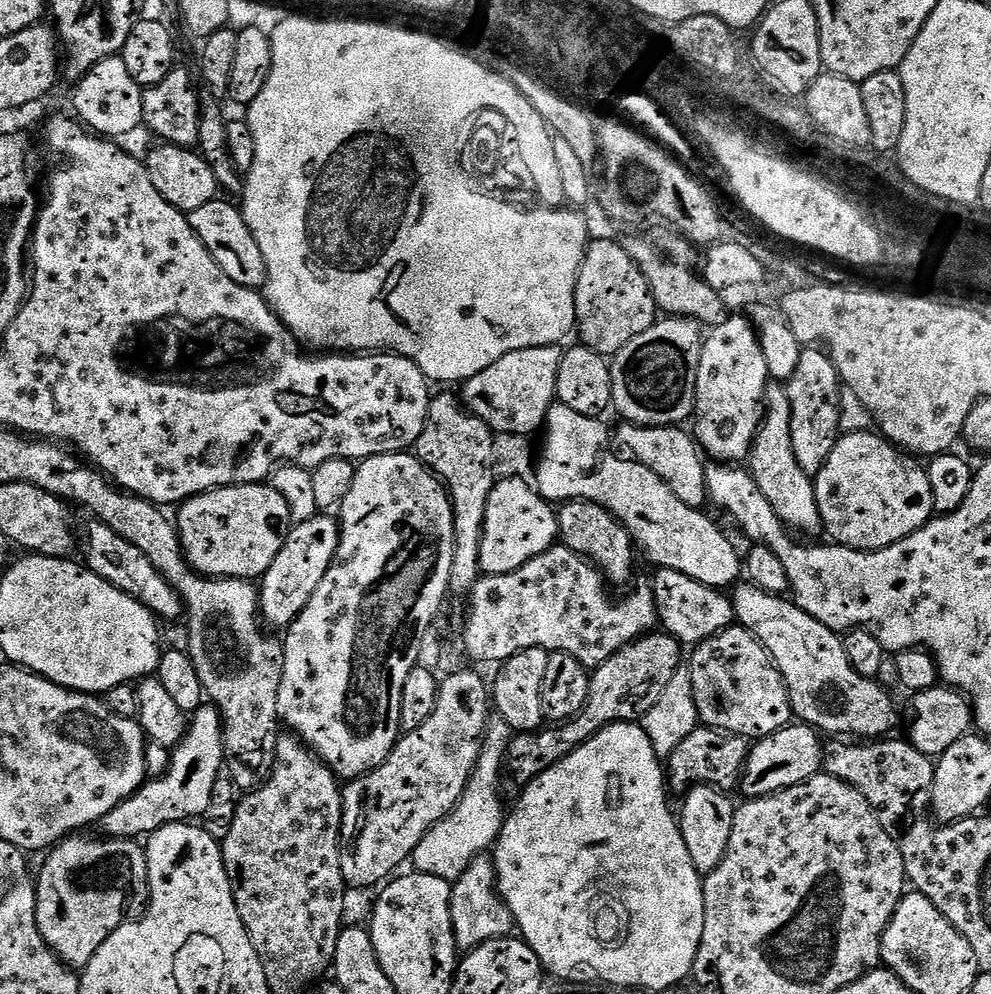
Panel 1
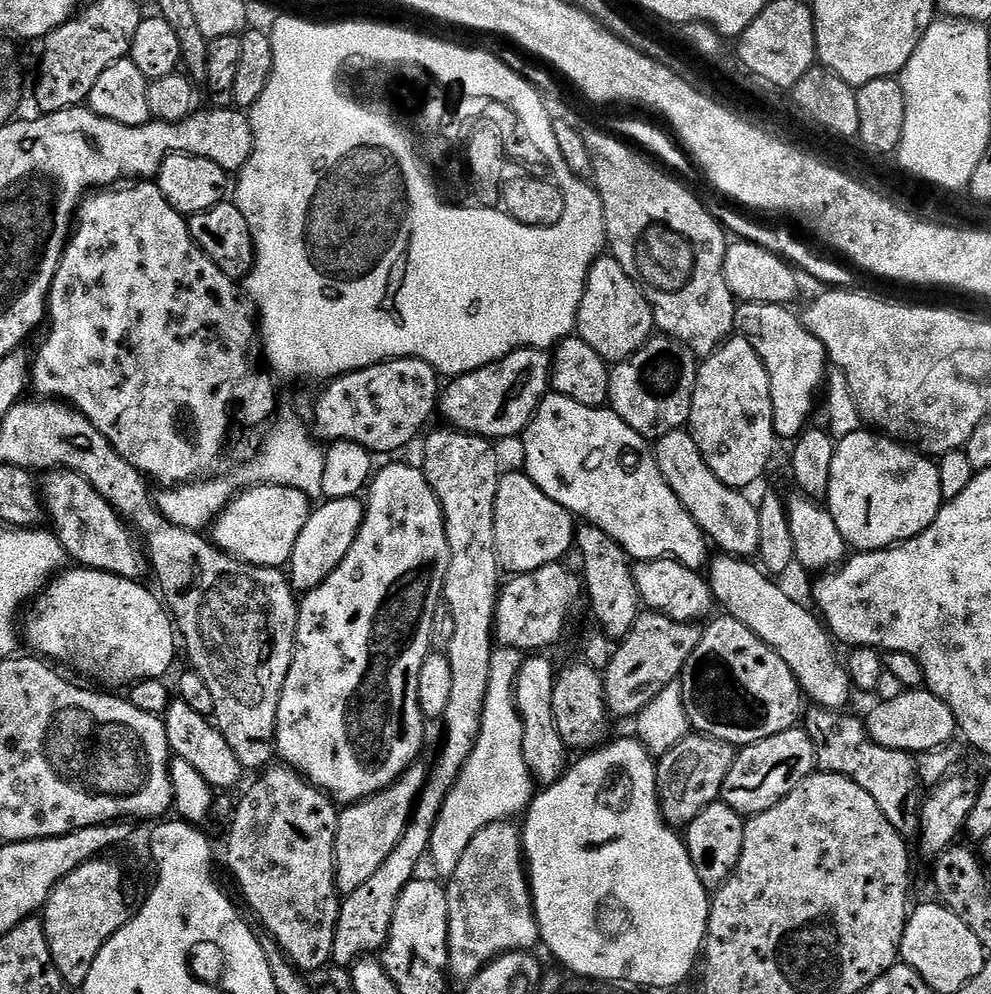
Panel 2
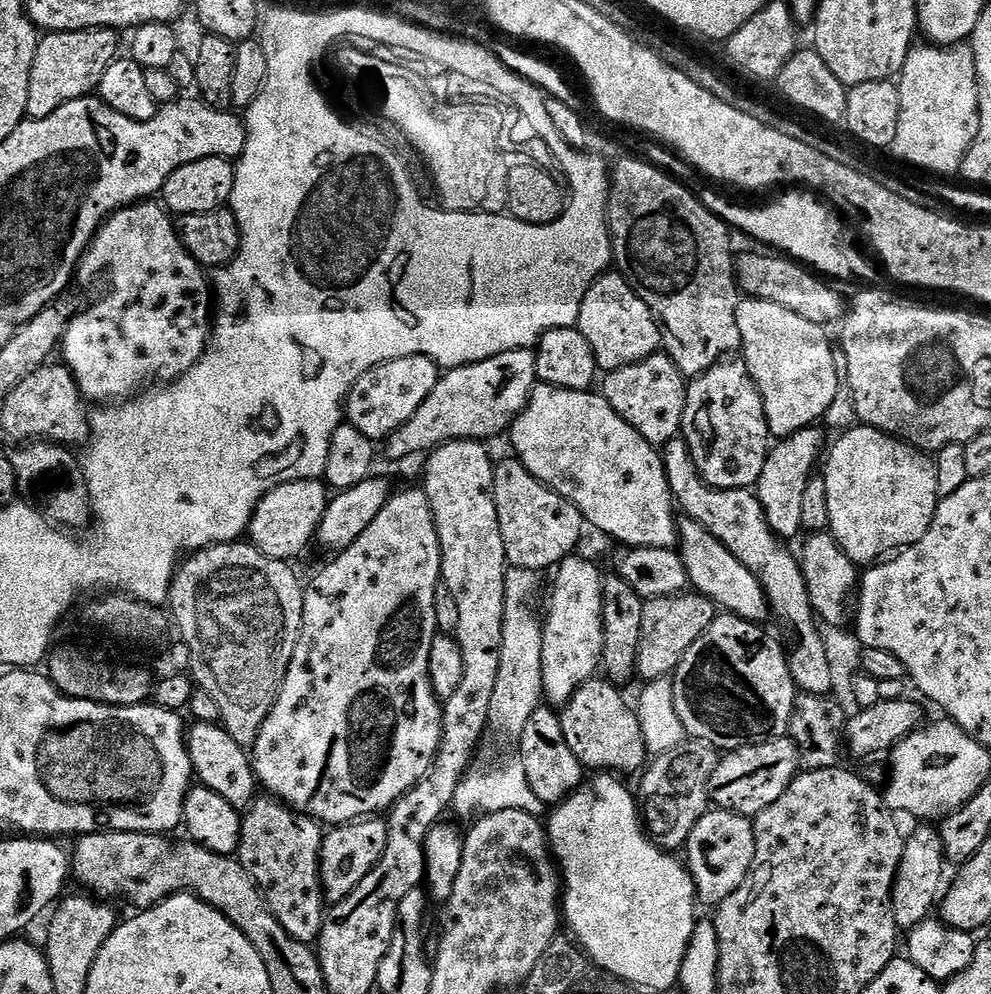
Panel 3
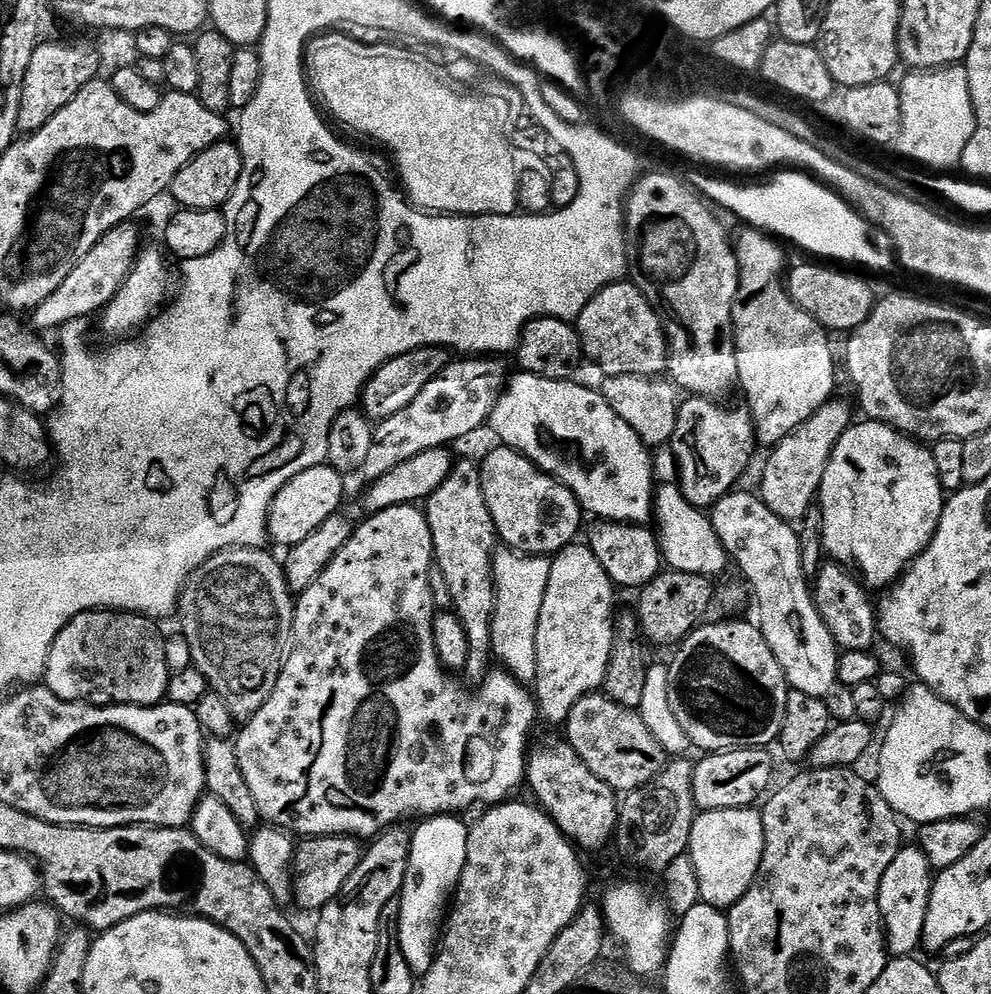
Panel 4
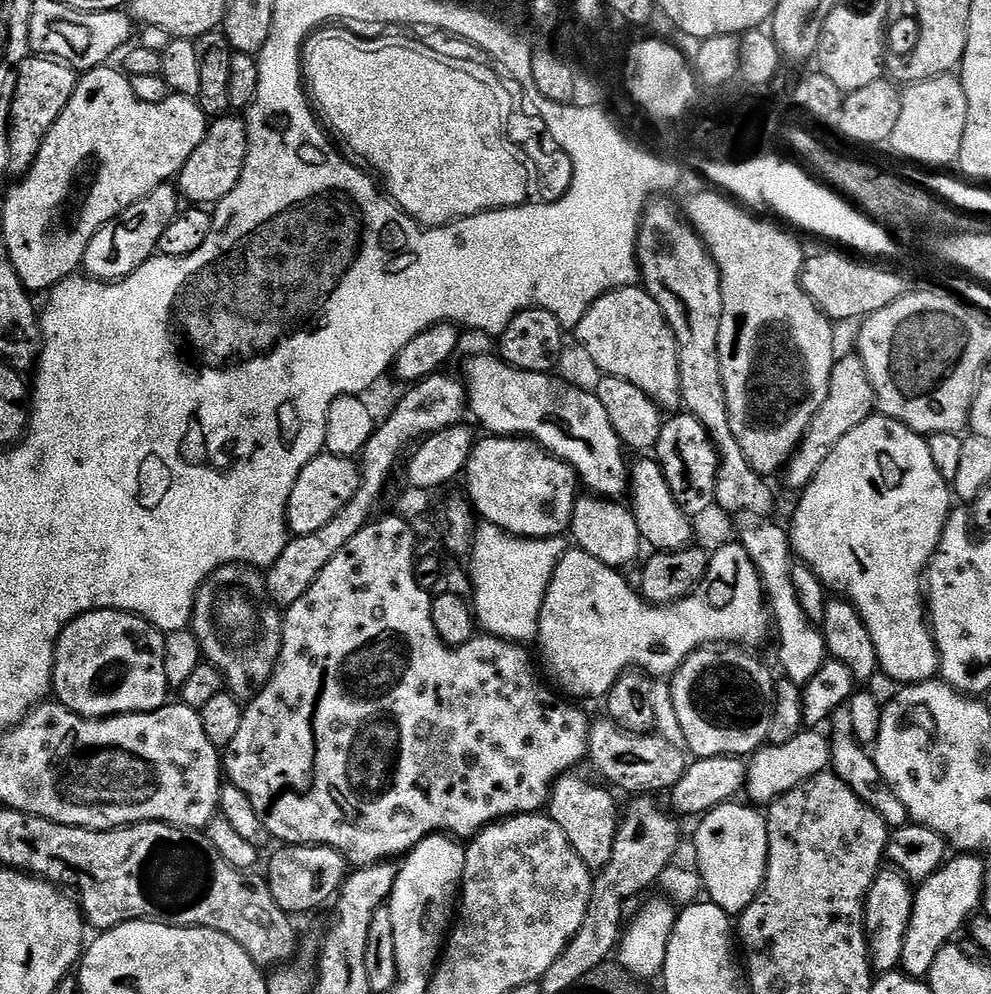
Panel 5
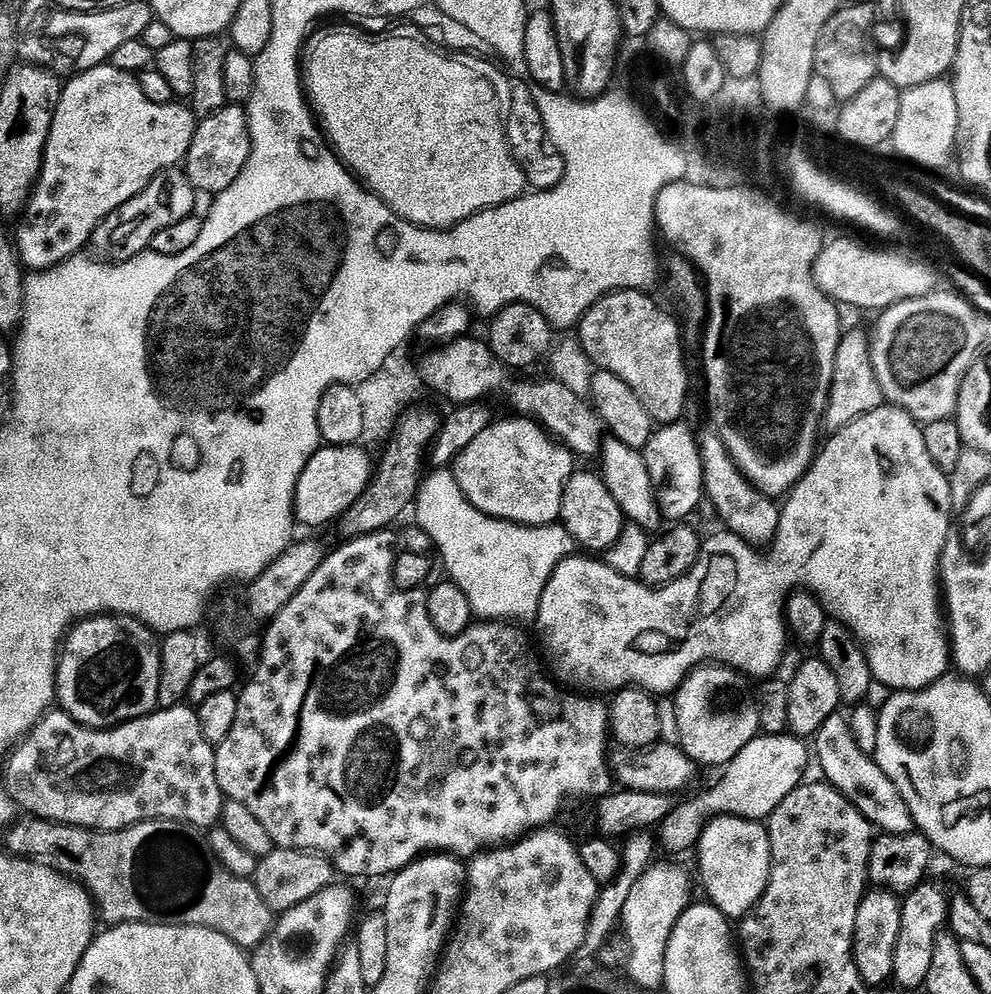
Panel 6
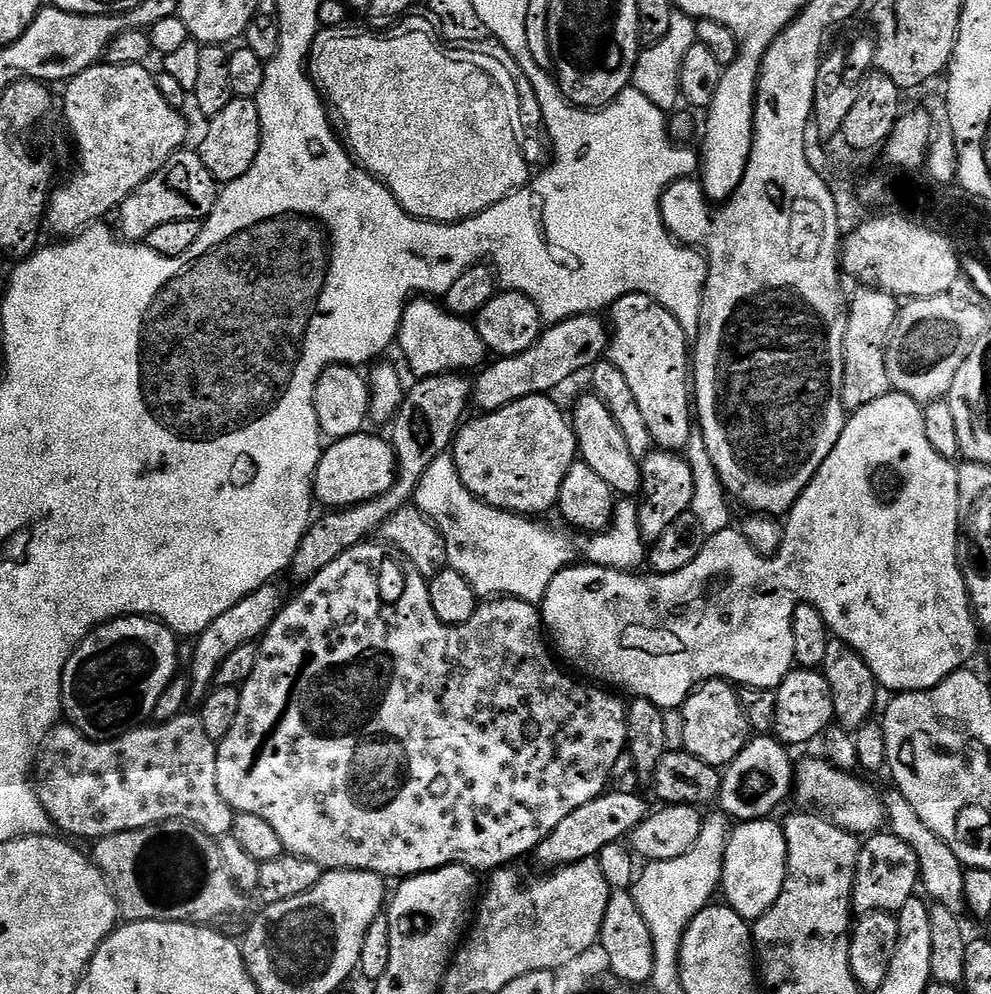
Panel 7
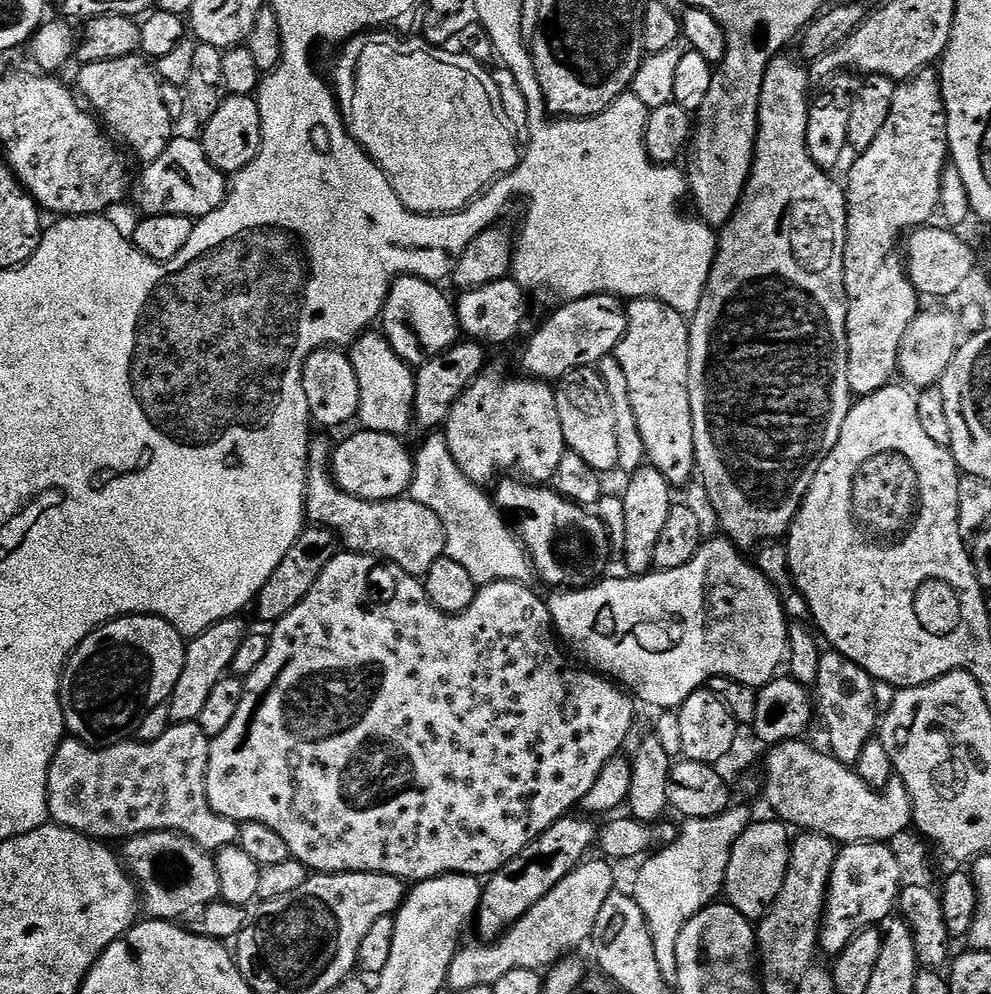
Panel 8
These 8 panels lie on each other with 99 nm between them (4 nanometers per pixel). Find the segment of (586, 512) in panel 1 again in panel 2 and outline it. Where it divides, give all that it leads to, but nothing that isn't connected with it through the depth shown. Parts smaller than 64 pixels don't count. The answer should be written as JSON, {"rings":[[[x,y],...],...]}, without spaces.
{"rings":[[[587,522],[577,527],[574,548],[577,553],[580,551],[580,564],[584,567],[582,584],[586,589],[586,604],[588,600],[588,608],[592,611],[593,618],[600,623],[599,631],[607,636],[609,641],[623,640],[626,634],[630,634],[634,622],[640,617],[642,611],[642,601],[638,594],[638,586],[634,582],[630,557],[622,550],[622,546],[618,546],[618,542],[614,542],[614,538],[610,538],[610,534],[606,534],[606,530],[598,530],[598,526]]]}

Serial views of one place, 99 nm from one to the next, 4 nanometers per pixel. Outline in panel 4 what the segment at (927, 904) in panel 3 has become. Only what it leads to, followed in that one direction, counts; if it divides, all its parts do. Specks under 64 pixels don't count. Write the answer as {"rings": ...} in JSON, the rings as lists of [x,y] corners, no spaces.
{"rings":[[[919,846],[901,847],[886,874],[882,874],[882,886],[878,886],[878,910],[884,923],[884,941],[888,944],[889,957],[912,956],[915,948],[923,945],[926,906],[930,906],[933,879],[934,870]]]}

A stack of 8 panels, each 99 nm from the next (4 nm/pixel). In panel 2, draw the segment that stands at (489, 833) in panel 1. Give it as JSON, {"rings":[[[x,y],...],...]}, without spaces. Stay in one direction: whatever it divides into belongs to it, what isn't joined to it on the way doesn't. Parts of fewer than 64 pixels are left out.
{"rings":[[[503,646],[497,647],[495,651],[492,653],[492,657],[490,658],[490,683],[486,686],[486,706],[482,710],[482,726],[480,727],[480,733],[478,734],[478,738],[476,739],[476,745],[474,746],[474,750],[470,754],[470,758],[466,762],[466,766],[462,770],[462,774],[456,779],[456,784],[454,787],[450,789],[448,792],[448,797],[446,798],[446,802],[442,806],[442,810],[438,814],[438,822],[434,826],[434,830],[432,831],[432,847],[430,849],[430,861],[432,860],[432,864],[436,867],[435,875],[440,878],[450,878],[454,874],[454,870],[458,866],[458,862],[462,858],[462,854],[466,850],[466,846],[470,846],[470,842],[474,842],[474,834],[478,834],[480,830],[485,828],[486,826],[490,826],[494,822],[498,822],[499,820],[507,820],[511,821],[512,816],[519,817],[521,813],[527,809],[528,805],[532,802],[532,797],[534,795],[534,781],[530,773],[528,773],[528,767],[526,766],[526,758],[522,754],[522,730],[524,727],[522,726],[522,718],[518,714],[518,710],[516,709],[516,679],[518,678],[518,670],[520,667],[524,665],[526,656],[525,653],[521,652],[519,648],[505,648]]]}

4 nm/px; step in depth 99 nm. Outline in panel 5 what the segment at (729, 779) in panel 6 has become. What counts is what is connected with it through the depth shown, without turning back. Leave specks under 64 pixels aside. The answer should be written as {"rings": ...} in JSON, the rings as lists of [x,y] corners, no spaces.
{"rings":[[[805,730],[800,732],[793,741],[786,742],[786,746],[768,744],[755,753],[748,764],[746,796],[749,798],[747,799],[757,800],[752,802],[767,806],[777,796],[785,796],[802,782],[829,771],[832,762],[832,741],[827,735],[824,737],[822,733],[823,731],[820,730]]]}

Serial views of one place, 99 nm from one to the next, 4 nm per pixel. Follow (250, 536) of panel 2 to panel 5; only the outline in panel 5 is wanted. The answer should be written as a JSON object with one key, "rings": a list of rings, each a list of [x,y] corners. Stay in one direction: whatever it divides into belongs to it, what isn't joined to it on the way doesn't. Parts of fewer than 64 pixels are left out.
{"rings":[[[321,454],[298,474],[298,482],[294,482],[294,490],[287,493],[288,510],[287,531],[292,536],[314,534],[314,530],[322,530],[330,518],[334,518],[354,498],[360,488],[360,469],[351,459],[331,454]]]}

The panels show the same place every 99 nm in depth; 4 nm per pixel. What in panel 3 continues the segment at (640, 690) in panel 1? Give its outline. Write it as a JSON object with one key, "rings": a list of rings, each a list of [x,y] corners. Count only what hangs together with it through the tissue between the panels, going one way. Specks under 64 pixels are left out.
{"rings":[[[685,590],[679,596],[663,596],[645,600],[642,610],[642,636],[638,642],[636,670],[641,681],[671,677],[678,662],[706,634],[710,622],[714,622],[718,609],[709,596],[702,596],[695,590]]]}

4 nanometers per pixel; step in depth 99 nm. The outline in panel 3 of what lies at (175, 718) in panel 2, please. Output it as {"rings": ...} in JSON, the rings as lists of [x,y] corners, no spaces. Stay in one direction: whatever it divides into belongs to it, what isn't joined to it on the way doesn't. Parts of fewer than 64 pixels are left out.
{"rings":[[[193,723],[187,729],[186,739],[195,779],[220,797],[224,797],[239,812],[245,811],[255,800],[258,792],[258,781],[252,769],[249,753],[238,746],[229,732],[217,723]]]}

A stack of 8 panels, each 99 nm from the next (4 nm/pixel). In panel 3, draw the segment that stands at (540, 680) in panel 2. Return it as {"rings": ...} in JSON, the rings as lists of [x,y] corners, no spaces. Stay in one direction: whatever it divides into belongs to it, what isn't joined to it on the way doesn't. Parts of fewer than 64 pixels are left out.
{"rings":[[[542,706],[530,714],[530,722],[526,722],[526,730],[522,730],[518,747],[520,761],[526,770],[526,782],[530,782],[530,790],[538,794],[544,805],[559,804],[585,783],[586,769],[578,762],[578,758],[574,758],[574,750],[566,746],[562,722],[551,707]]]}

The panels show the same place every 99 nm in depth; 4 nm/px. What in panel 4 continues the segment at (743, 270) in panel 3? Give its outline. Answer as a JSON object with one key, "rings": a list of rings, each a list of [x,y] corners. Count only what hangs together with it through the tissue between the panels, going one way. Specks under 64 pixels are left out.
{"rings":[[[800,264],[786,276],[786,291],[803,312],[813,316],[829,333],[851,334],[866,322],[874,307],[872,288],[856,276],[835,272],[832,268],[819,268],[816,264]]]}

